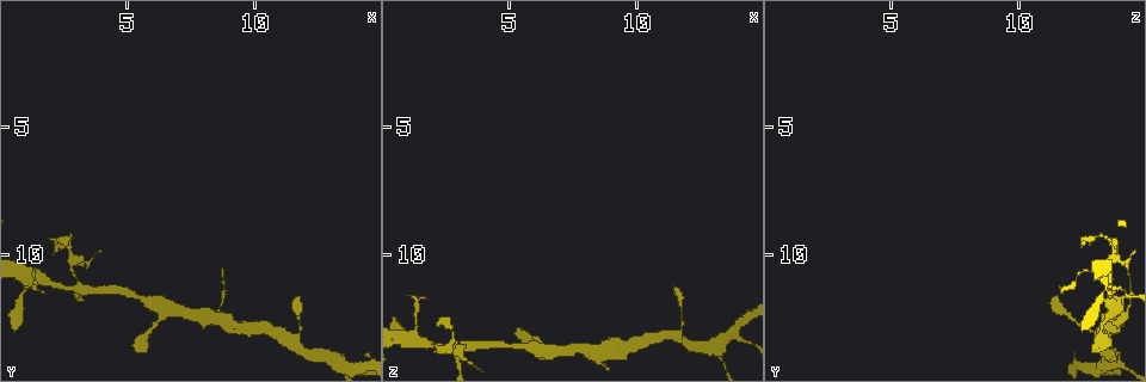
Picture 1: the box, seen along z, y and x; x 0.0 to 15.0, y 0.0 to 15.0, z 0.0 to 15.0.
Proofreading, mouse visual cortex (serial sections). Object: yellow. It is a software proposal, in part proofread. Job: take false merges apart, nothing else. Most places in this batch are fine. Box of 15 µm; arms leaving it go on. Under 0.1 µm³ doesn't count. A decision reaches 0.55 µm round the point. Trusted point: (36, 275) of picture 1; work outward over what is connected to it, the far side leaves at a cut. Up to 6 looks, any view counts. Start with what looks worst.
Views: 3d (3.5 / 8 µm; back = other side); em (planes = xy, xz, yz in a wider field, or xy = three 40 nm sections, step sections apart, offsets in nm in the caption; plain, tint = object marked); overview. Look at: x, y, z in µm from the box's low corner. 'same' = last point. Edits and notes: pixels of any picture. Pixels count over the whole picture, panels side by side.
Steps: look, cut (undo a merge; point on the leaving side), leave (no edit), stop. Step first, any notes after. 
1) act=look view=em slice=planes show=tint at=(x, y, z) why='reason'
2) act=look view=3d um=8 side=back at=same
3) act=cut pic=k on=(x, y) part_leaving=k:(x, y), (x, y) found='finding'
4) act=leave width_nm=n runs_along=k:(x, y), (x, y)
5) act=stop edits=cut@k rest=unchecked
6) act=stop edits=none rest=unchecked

act=look view=3d um=8 at=(3.0, 11.4, 13.6) why='sudden change in width'

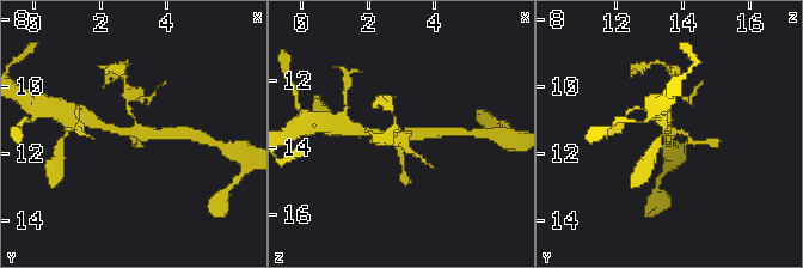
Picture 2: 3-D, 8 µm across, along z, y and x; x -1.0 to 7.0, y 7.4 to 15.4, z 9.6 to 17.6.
act=look view=3d um=3.5 at=(3.1, 11.4, 13.6)

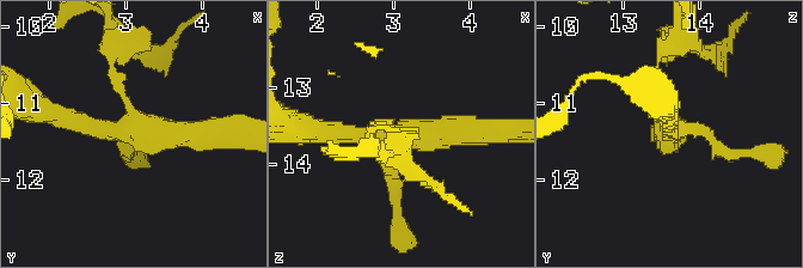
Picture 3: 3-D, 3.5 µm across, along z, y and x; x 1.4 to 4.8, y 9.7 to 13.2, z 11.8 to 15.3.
act=look view=em slice=xy step=1 show=tint at=same arms=4 arm_widths_nm=100,200,250,350

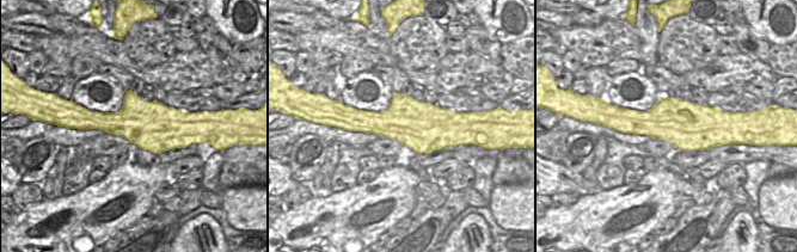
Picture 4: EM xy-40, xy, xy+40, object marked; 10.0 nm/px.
act=leave runs_along=3:(56, 115), (104, 129), (214, 129) found='continuous, no second cell'

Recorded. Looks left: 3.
act=look view=3d um=8 at=(11.4, 13.4, 13.2) why='sudden change in width'

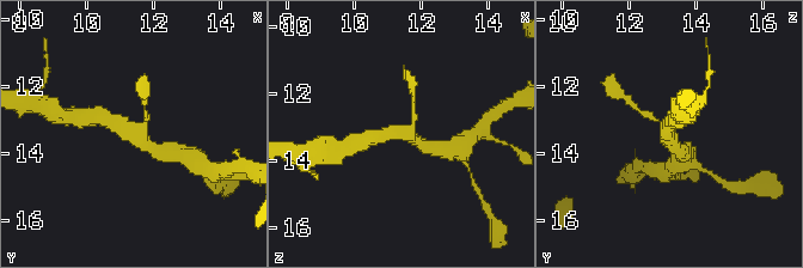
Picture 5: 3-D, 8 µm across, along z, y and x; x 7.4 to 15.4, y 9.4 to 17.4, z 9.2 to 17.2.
act=look view=em slice=planes show=tint at=(11.5, 13.4, 13.1) arms=3 arm_widths_nm=150,350,450

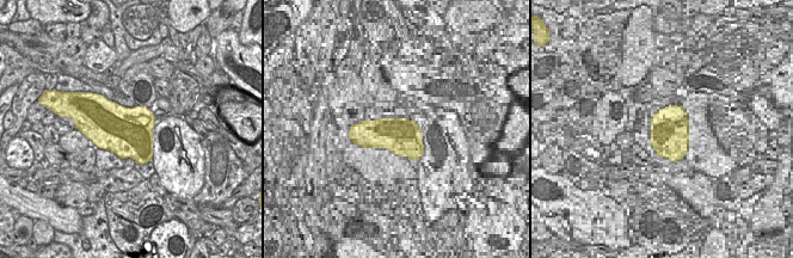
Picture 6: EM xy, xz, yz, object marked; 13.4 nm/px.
act=leave runs_along=5:(103, 119), (127, 126), (159, 152) found='continuous, no second cell'

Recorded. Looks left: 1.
act=stop edits=none rest=unchecked

